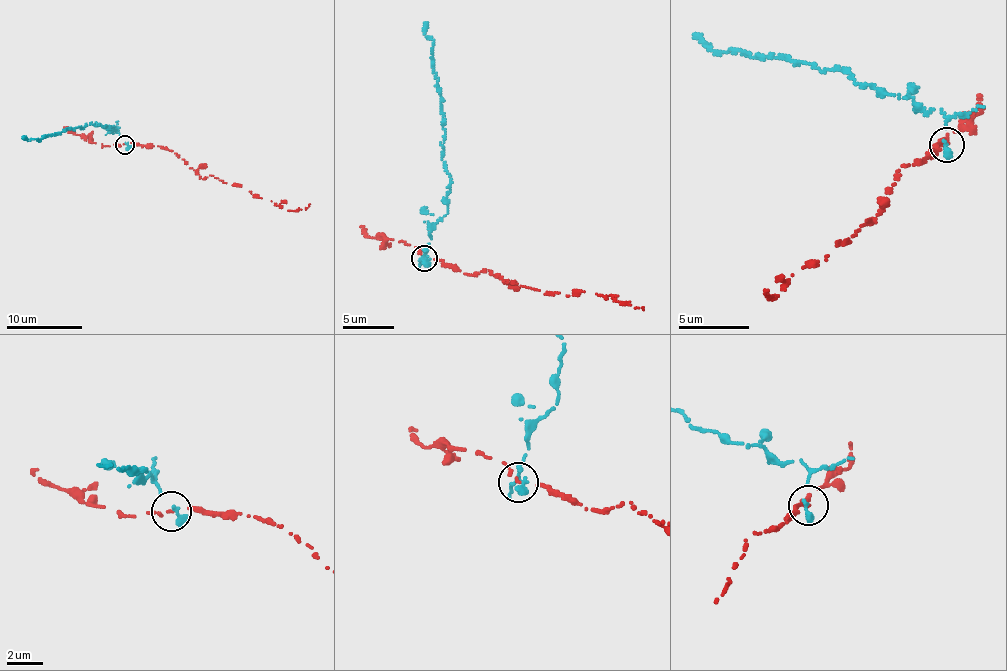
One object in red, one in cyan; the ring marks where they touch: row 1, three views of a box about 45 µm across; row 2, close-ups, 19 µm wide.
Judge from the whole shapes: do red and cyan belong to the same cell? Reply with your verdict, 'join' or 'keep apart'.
keep apart

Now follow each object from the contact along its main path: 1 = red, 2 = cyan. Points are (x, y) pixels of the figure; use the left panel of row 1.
1: (124, 144), (163, 147), (196, 170), (200, 179), (213, 176), (288, 211), (306, 209), (310, 204)
2: (126, 144), (116, 128), (112, 132), (114, 126), (87, 125), (83, 129), (47, 135), (37, 140), (22, 136)

